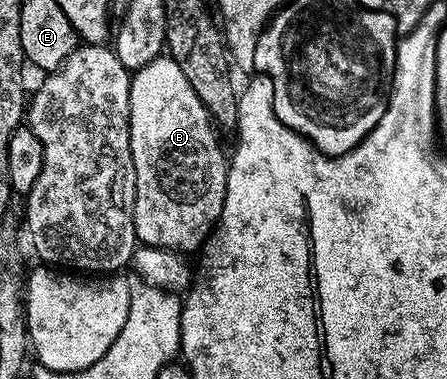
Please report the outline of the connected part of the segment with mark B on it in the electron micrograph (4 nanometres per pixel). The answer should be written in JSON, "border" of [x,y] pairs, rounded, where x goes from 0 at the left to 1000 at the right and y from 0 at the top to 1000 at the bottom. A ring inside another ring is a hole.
{"border":[[[371,140],[356,145],[353,153],[340,161],[331,161],[331,172],[322,172],[322,182],[298,190],[289,230],[289,277],[289,367],[302,472],[298,546],[302,628],[311,644],[331,652],[362,652],[367,660],[400,668],[434,660],[434,665],[441,665],[470,628],[470,612],[479,607],[479,594],[497,570],[497,554],[501,551],[501,520],[506,517],[506,491],[510,488],[510,467],[506,464],[510,409],[508,401],[497,401],[497,388],[488,380],[490,348],[483,343],[470,303],[461,296],[461,280],[447,266],[438,235],[430,235],[430,214],[421,214],[421,203],[412,203],[412,190],[403,182],[403,172],[394,172],[394,161]]]}

